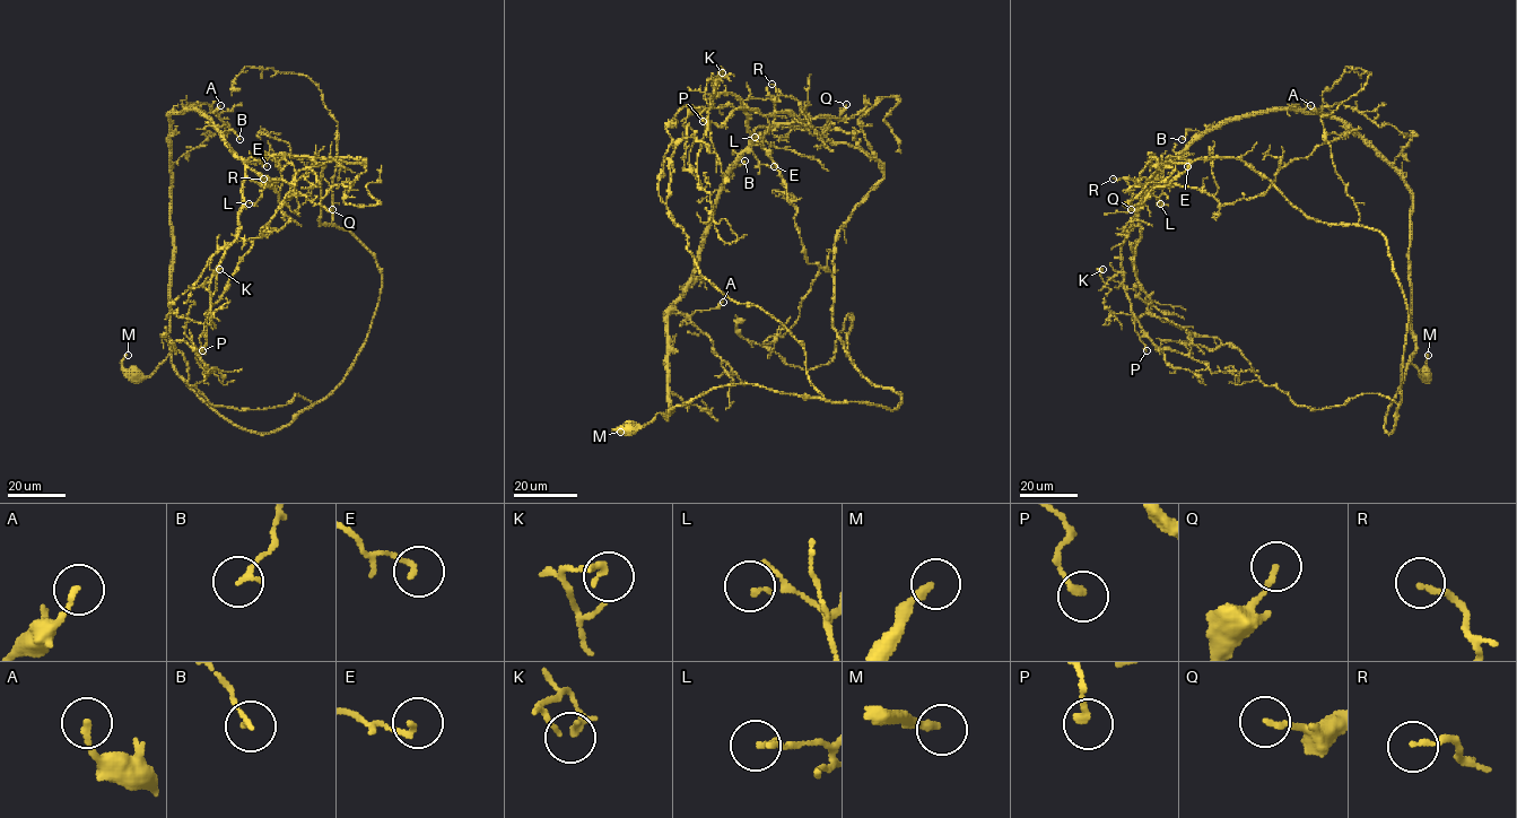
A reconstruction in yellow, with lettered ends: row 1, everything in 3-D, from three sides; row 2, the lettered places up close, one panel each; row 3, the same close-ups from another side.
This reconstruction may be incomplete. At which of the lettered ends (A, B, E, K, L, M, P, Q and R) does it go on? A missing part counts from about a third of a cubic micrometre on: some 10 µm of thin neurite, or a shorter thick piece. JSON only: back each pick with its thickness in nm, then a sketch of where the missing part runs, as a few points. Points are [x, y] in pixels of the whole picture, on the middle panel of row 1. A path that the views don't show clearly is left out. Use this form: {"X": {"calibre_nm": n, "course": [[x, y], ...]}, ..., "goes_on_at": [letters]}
{"goes_on_at": []}

